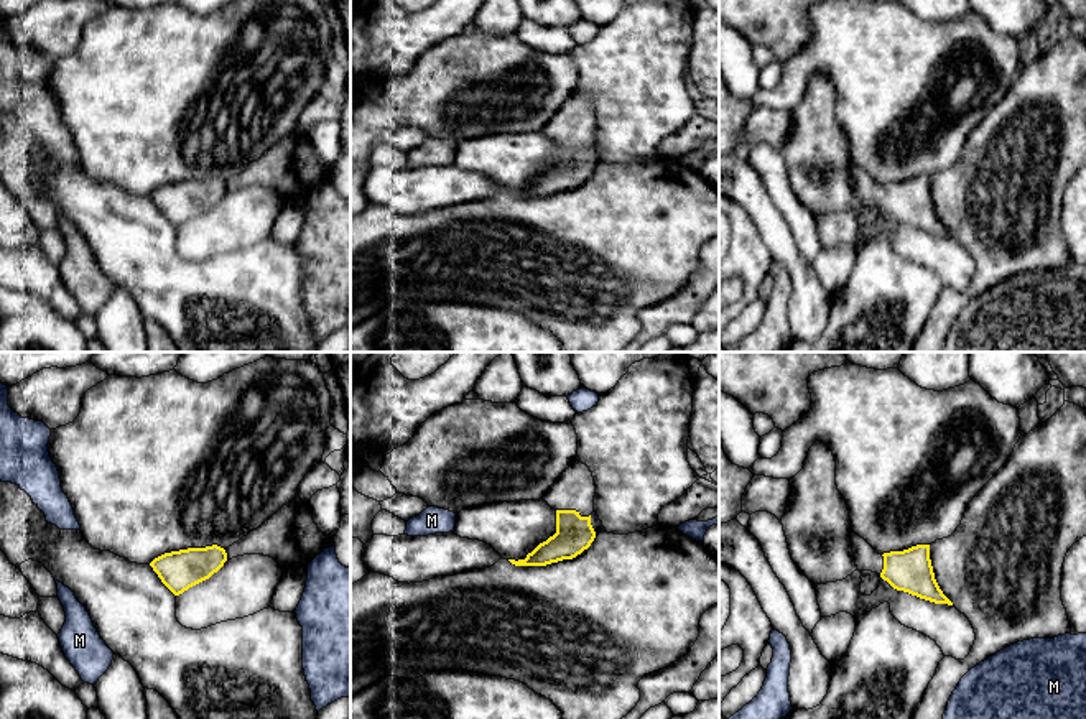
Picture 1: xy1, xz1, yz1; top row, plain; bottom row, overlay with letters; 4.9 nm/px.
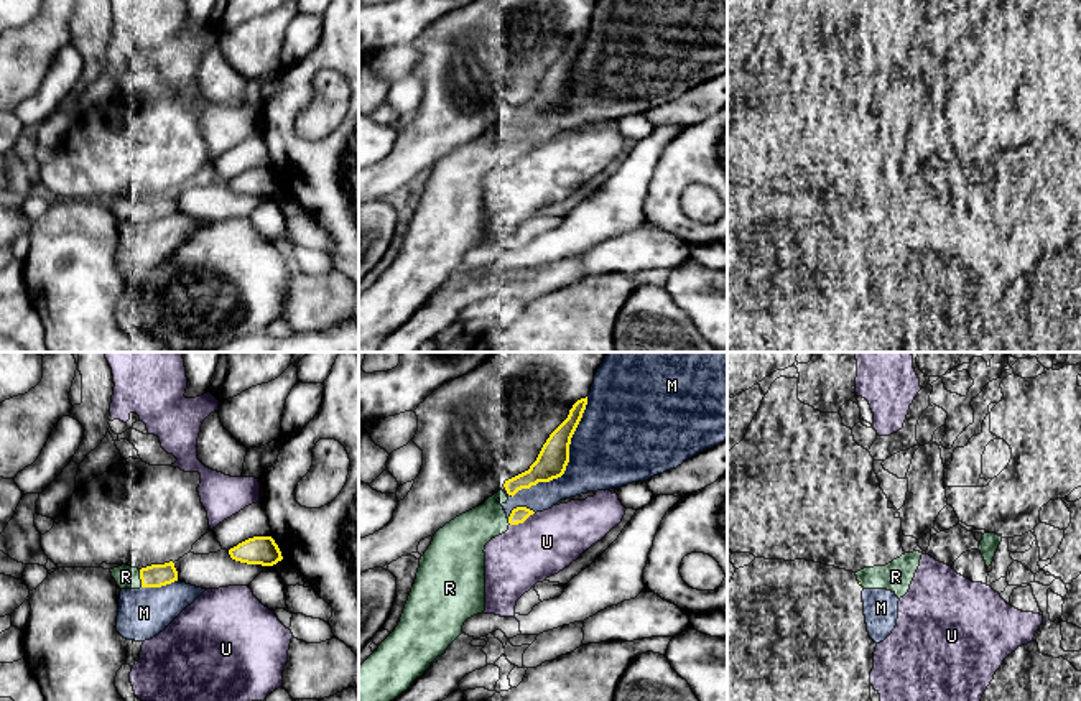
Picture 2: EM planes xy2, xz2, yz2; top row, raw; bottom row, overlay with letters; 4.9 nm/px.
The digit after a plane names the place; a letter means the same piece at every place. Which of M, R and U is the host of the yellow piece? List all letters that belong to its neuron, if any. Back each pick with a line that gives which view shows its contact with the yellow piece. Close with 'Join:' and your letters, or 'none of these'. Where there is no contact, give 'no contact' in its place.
R: xy2
Join: R

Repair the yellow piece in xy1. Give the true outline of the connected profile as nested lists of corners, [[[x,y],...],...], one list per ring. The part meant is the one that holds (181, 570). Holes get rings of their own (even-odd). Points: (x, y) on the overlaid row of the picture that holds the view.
[[[212,545],[206,548],[188,548],[165,553],[155,558],[150,566],[161,582],[174,596],[179,596],[189,587],[209,579],[225,561],[225,550]]]

